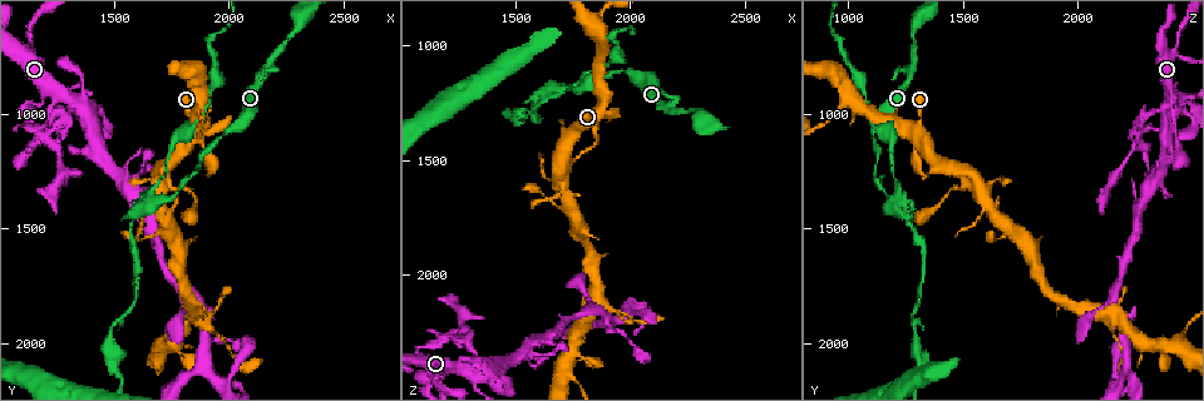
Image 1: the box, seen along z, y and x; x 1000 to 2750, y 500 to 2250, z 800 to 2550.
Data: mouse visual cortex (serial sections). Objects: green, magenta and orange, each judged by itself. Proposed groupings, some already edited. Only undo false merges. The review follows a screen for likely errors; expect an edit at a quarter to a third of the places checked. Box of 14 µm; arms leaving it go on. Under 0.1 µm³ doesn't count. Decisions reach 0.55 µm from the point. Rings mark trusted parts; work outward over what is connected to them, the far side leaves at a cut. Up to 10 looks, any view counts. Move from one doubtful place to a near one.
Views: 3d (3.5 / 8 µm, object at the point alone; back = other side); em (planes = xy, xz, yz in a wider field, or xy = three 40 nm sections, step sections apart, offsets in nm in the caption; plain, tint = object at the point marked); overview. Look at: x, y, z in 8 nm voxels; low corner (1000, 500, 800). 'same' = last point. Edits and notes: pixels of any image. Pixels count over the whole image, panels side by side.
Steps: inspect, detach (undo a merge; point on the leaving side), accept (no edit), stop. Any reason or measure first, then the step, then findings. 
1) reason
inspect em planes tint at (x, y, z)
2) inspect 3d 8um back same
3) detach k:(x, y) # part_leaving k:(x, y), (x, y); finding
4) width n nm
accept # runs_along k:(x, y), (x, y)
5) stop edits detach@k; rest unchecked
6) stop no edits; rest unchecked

inspect 3d 3.5um at (1680, 1390, 1180)

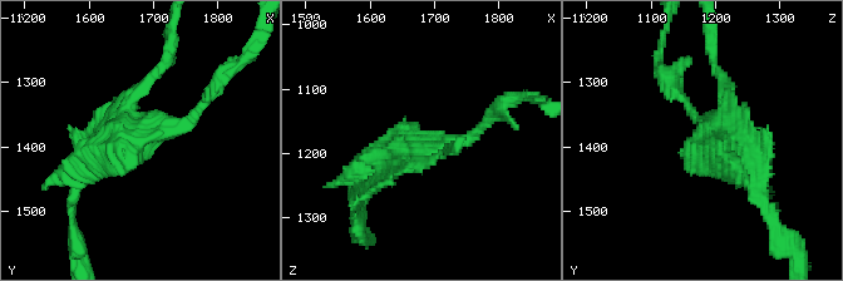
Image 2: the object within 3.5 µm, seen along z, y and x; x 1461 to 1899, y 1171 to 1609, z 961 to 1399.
accept # one cell here

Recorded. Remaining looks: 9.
calibre changes
inspect 3d 8um at (1490, 1950, 1290)

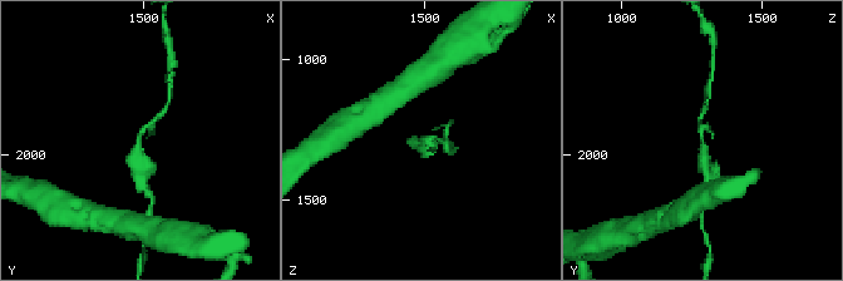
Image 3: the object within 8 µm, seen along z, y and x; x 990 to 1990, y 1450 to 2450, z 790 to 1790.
inspect em xy step 5 tint at (1490, 1960, 1290)

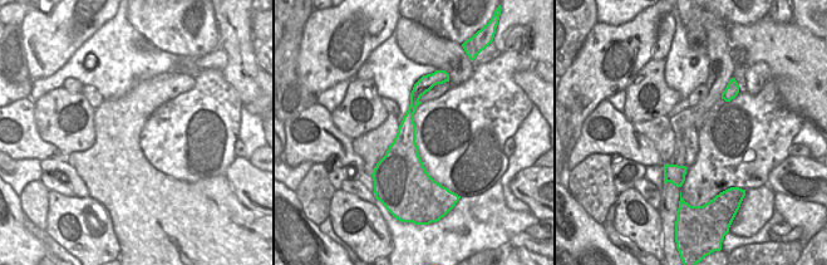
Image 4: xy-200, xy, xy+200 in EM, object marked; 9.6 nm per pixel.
accept # runs_along 4:(427, 78), (408, 119), (407, 185); one cell here

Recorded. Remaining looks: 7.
narrows sharply
inspect 3d 3.5um at (1330, 940, 2410)

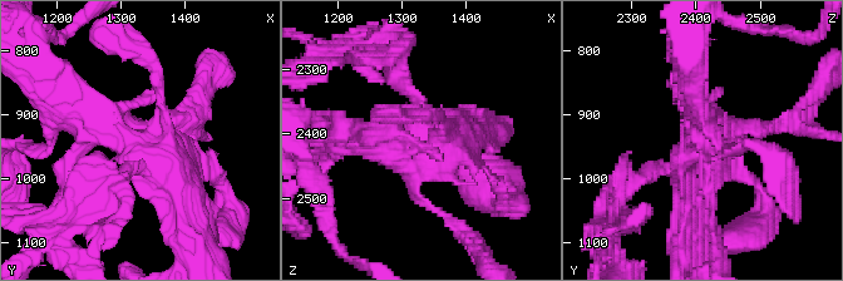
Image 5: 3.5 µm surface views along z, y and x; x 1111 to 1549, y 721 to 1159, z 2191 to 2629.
shape alone is not enough
inspect em xy step 3 tint at (1325, 950, 2395)

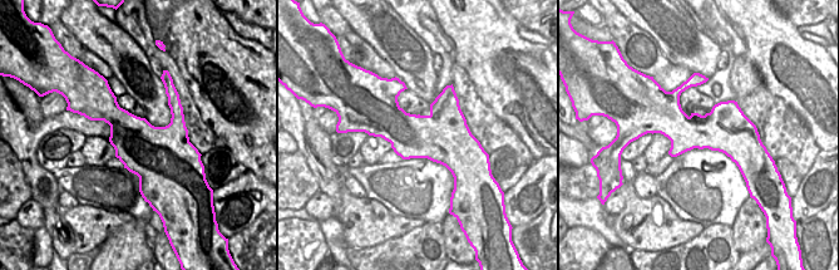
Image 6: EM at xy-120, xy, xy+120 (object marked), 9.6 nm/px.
cut it another way
inspect em xy step 5 tint same

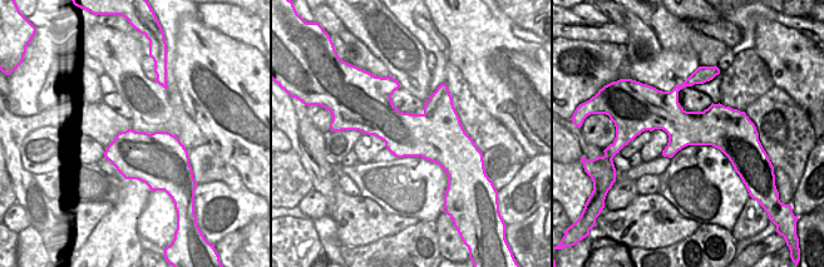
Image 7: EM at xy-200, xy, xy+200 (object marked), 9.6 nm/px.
detach 5:(640, 181) # part_leaving 5:(665, 168), (620, 187), (611, 233); two cells meet here

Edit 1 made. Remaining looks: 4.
stop edits detach@5; rest unchecked

